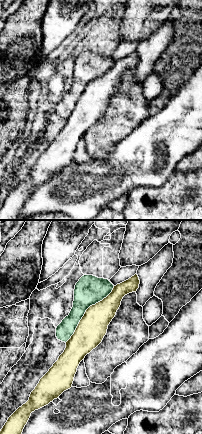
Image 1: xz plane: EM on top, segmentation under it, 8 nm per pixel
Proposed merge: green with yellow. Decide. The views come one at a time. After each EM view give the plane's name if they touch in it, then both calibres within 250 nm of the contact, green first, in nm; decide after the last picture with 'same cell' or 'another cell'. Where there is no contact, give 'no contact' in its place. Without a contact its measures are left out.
xz | 240/240 nm

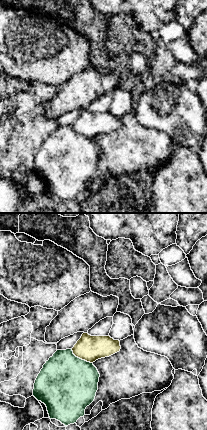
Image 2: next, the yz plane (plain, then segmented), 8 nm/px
yz | 480/200 nm

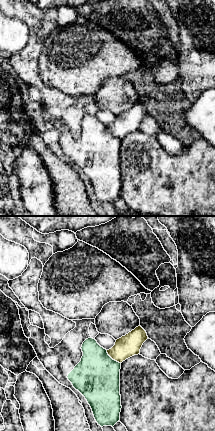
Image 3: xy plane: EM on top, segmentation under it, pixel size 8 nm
xy | 360/180 nm

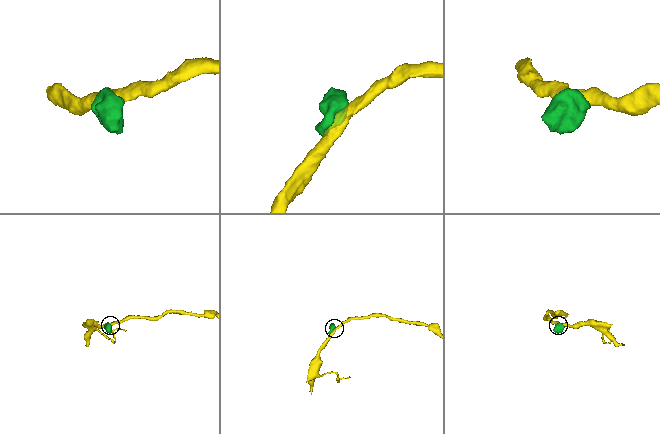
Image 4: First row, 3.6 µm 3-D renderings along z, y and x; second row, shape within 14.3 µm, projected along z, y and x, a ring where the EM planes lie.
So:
another cell

